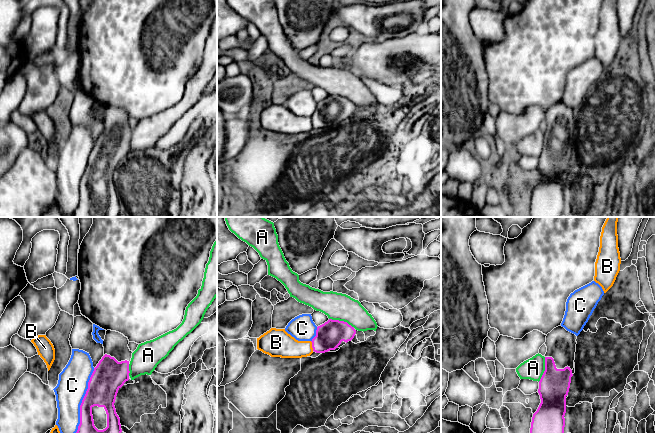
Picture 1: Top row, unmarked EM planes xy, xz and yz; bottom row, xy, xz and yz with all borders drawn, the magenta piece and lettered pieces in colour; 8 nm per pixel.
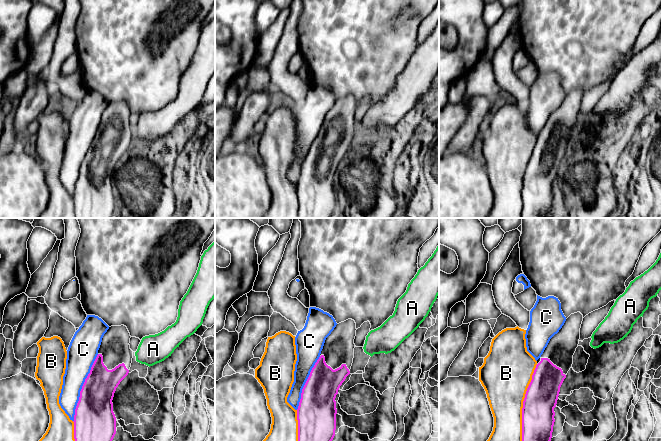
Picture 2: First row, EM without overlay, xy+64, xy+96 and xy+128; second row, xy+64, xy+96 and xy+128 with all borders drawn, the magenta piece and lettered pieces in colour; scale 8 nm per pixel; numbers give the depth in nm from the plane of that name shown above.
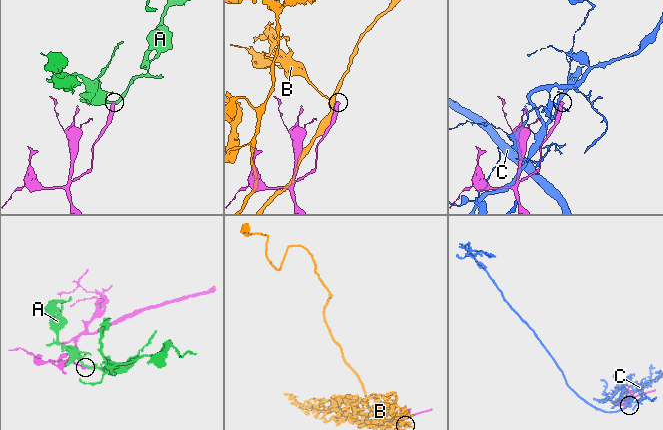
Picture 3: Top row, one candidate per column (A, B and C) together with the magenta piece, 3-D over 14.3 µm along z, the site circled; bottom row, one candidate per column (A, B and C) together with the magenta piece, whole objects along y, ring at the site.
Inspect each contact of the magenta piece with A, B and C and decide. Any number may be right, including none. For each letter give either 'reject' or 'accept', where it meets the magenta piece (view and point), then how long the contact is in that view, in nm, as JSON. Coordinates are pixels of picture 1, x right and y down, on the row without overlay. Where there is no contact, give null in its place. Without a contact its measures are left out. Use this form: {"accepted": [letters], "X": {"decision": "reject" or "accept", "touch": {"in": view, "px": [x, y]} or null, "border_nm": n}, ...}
{"accepted": [], "A": {"decision": "reject", "touch": {"in": "xz", "px": [342, 97]}, "border_nm": 220}, "B": {"decision": "reject", "touch": {"in": "xz", "px": [312, 122]}, "border_nm": 80}, "C": {"decision": "reject", "touch": {"in": "xy", "px": [81, 179]}, "border_nm": 600}}

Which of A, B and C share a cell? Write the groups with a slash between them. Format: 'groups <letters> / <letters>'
groups A / B / C

